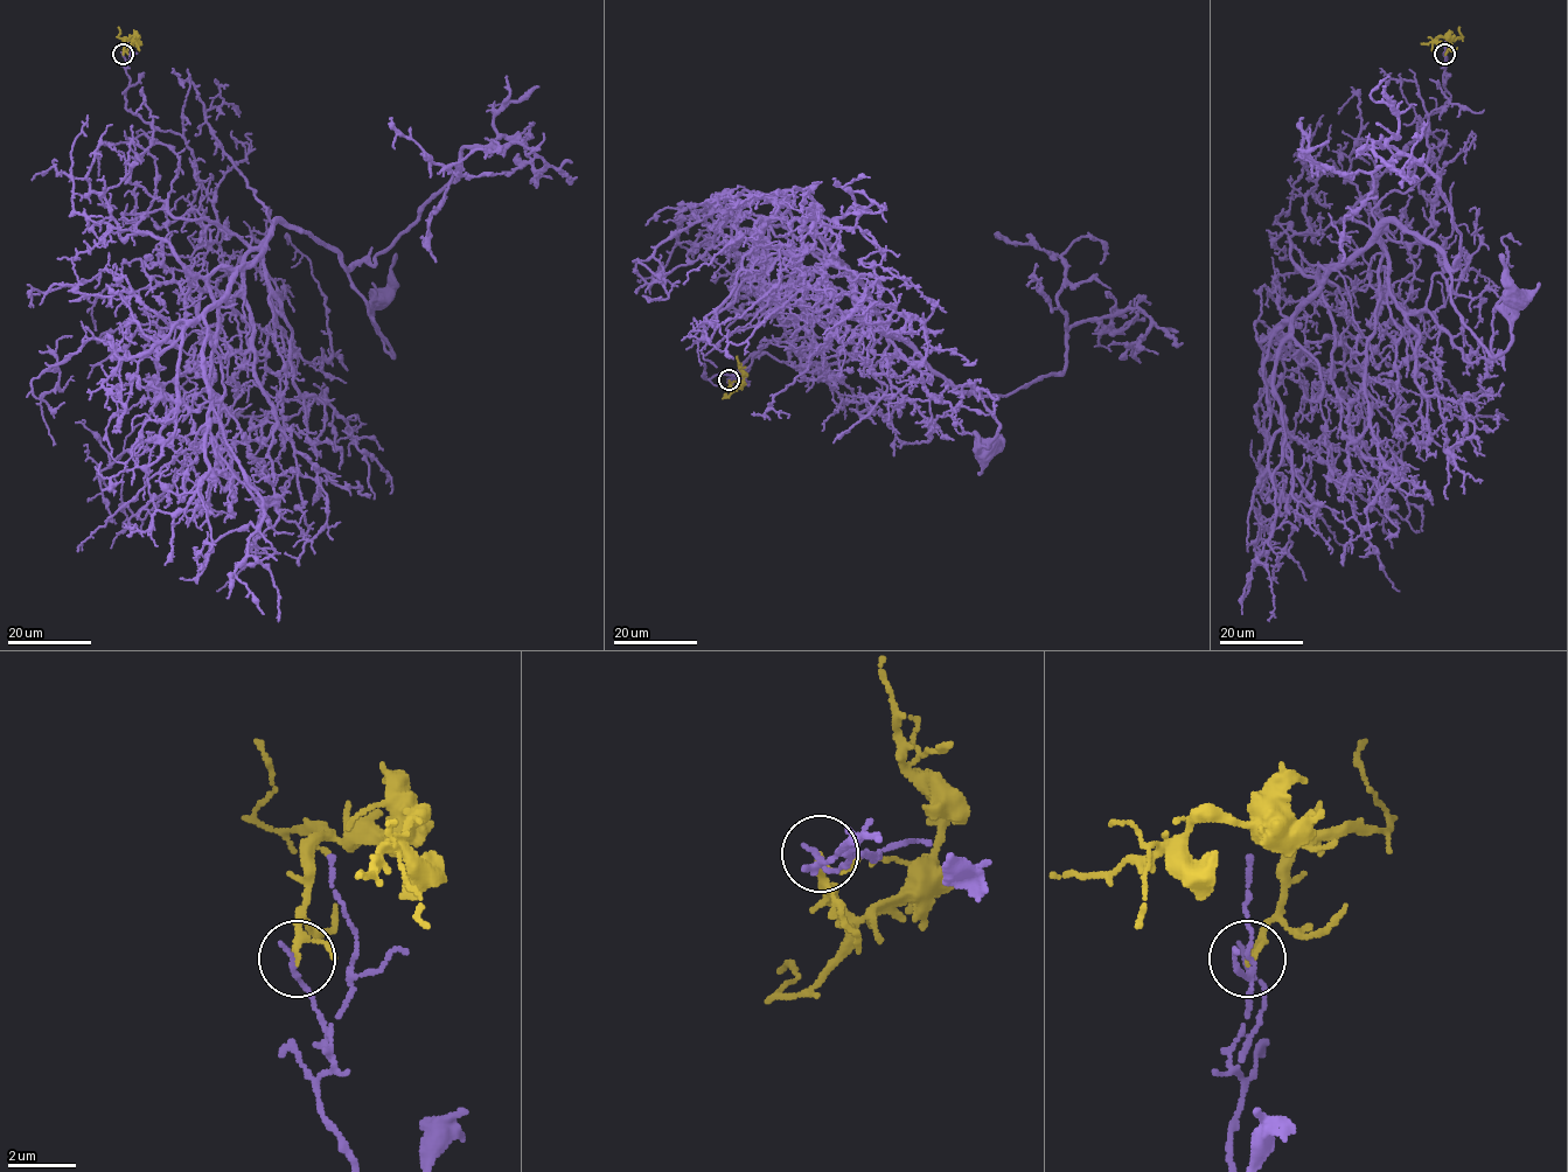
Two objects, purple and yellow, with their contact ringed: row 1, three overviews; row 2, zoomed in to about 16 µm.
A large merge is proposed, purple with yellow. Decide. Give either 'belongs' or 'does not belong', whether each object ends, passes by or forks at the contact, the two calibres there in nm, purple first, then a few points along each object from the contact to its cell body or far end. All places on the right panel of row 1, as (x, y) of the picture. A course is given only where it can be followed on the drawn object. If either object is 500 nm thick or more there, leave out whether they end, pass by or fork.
does not belong; purple ends; yellow passes by; calibres 140 and 150 nm; course purple (1444, 54), (1451, 97), (1417, 130), (1435, 230), (1378, 234), (1395, 222), (1442, 255), (1492, 355), (1514, 295); course yellow (1444, 54), (1451, 39), (1438, 37), (1420, 43)

